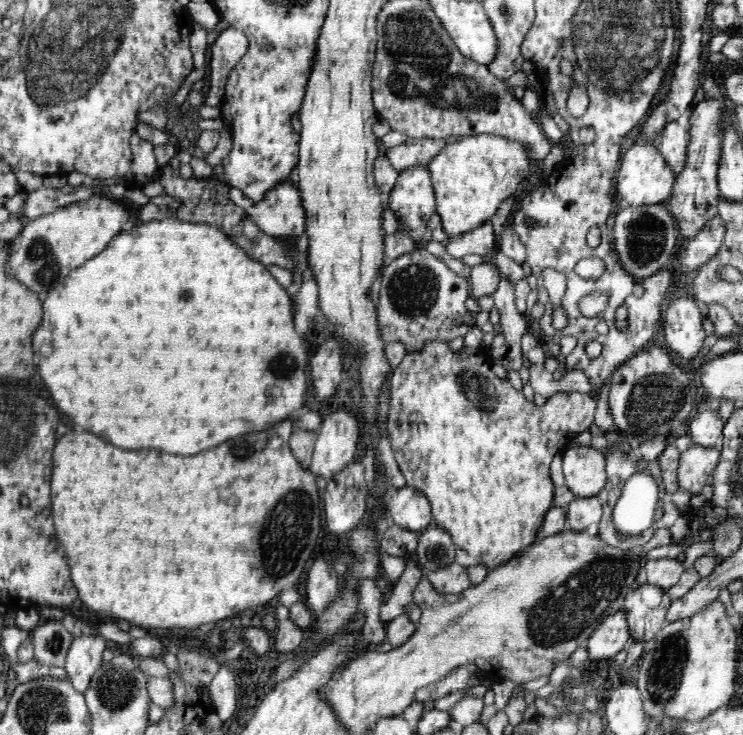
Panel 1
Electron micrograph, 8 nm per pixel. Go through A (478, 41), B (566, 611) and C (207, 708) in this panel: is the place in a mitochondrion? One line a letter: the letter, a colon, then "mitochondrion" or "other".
A: other
B: mitochondrion
C: other

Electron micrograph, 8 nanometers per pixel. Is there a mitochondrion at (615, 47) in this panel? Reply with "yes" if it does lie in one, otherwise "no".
yes

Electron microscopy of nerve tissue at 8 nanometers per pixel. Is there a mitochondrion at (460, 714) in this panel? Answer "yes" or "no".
no

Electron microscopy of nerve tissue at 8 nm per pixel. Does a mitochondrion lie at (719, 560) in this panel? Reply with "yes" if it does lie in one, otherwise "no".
no

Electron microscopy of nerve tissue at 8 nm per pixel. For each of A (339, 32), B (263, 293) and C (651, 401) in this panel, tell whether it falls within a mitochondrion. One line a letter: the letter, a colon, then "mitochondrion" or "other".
A: other
B: other
C: mitochondrion

